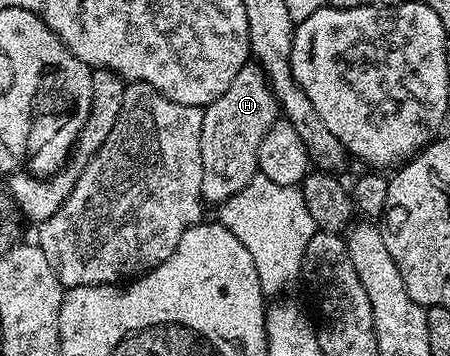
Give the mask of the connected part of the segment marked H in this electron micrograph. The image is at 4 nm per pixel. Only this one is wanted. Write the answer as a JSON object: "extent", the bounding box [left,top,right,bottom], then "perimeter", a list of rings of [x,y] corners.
{"extent":[201,62,281,205],"perimeter":[[[248,62],[237,73],[237,76],[225,94],[220,99],[203,109],[201,127],[201,167],[207,169],[207,173],[202,175],[202,195],[206,202],[213,202],[213,205],[220,205],[224,201],[232,198],[241,188],[258,174],[257,151],[260,150],[261,142],[265,135],[269,133],[270,127],[280,118],[281,110],[279,102],[267,84],[266,73],[261,65],[256,62]]]}

